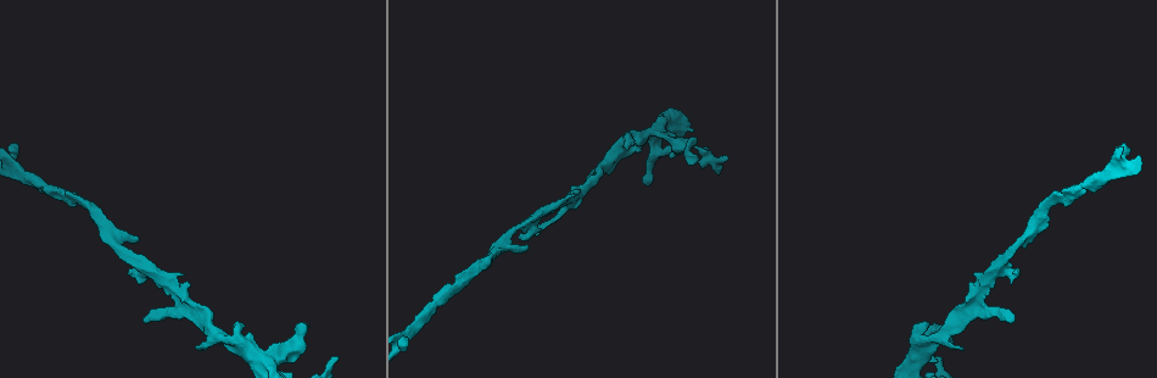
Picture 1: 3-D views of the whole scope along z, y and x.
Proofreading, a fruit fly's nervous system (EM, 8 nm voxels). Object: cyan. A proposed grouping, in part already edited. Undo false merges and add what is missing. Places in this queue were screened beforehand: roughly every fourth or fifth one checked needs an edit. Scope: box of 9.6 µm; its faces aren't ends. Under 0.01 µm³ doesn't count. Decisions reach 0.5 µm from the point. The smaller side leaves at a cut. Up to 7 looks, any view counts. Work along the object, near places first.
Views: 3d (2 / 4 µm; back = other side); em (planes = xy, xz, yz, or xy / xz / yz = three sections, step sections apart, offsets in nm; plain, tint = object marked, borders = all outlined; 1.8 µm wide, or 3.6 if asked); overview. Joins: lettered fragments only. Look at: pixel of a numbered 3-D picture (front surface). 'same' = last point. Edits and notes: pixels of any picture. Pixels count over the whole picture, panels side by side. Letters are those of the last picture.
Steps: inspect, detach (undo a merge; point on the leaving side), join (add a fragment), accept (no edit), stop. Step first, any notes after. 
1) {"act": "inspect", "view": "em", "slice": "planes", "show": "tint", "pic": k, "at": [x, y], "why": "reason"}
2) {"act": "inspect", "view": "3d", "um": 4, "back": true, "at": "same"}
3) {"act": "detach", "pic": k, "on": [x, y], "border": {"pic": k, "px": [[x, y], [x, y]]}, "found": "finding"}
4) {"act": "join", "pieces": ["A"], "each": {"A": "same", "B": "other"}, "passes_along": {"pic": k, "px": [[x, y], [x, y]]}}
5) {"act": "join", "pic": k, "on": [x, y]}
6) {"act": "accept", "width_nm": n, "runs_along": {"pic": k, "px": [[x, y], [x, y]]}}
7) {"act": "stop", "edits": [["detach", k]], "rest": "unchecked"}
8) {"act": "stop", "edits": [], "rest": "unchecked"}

{"act": "inspect", "view": "3d", "um": 2, "pic": 1, "at": [238, 340], "why": "branch point"}

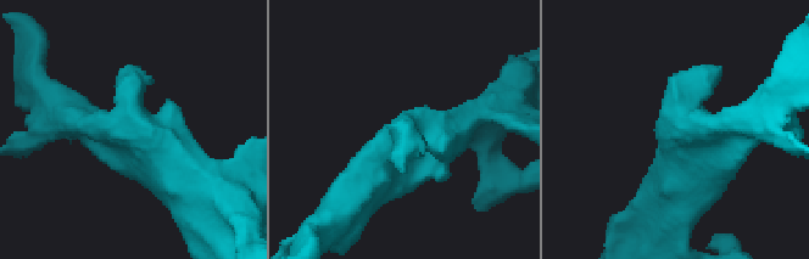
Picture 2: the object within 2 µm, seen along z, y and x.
{"act": "inspect", "view": "em", "slice": "xy", "step": 16, "show": "tint", "pic": 2, "at": [132, 123], "why": "now the EM"}

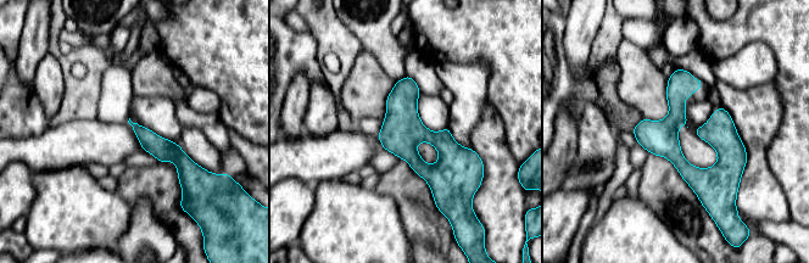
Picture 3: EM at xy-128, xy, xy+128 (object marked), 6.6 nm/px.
{"act": "inspect", "view": "em", "slice": "yz", "step": 16, "show": "borders", "at": "same", "why": "cut it another way"}

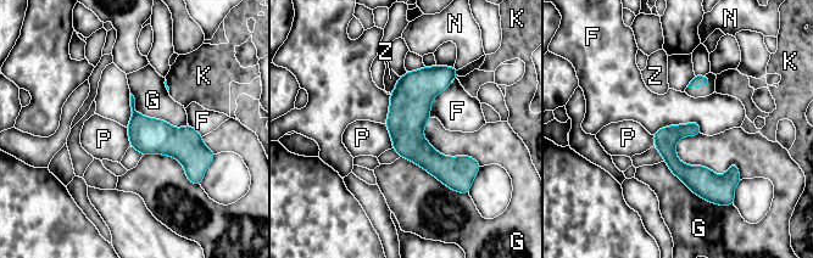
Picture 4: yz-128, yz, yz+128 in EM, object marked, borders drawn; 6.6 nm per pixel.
{"act": "accept", "width_nm": 140, "each": {"F": "other", "G": "other", "K": "other", "N": "other", "P": "other", "Z": "other"}, "border": {"pic": 4, "px": [[385, 123], [393, 147]]}, "found": "continuous, no second neuron"}

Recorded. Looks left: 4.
{"act": "inspect", "view": "em", "slice": "planes", "show": "borders", "pic": 1, "at": [725, 156], "why": "long arm stops here"}

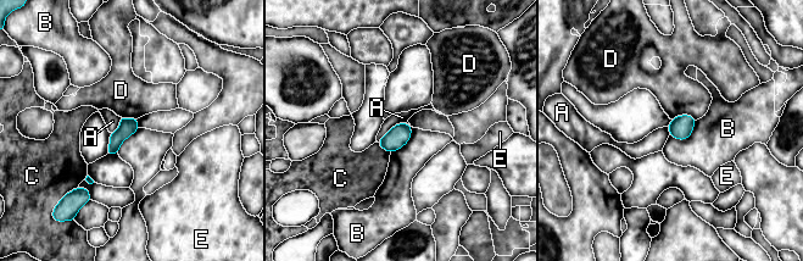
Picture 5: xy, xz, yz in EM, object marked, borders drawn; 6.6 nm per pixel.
{"act": "accept", "each": {"A": "other", "B": "other", "C": "other", "D": "other", "E": "other"}, "border": {"pic": 5, "px": [[406, 121], [394, 125], [377, 142]]}, "found": "no lettered fragment goes on from it"}

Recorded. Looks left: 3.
{"act": "inspect", "view": "em", "slice": "xz", "step": 8, "show": "tint", "pic": 1, "at": [529, 221], "why": "branch point"}

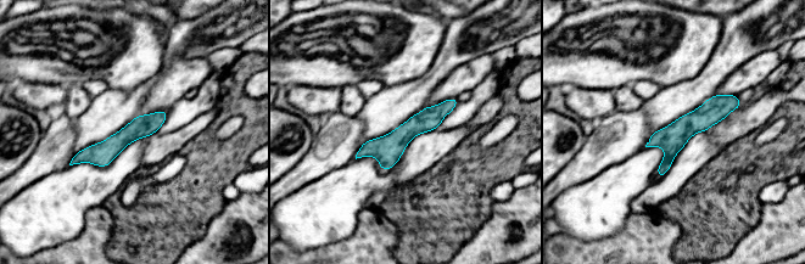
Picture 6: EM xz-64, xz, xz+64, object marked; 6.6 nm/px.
{"act": "inspect", "view": "em", "slice": "xz", "step": 8, "show": "borders", "at": "same"}

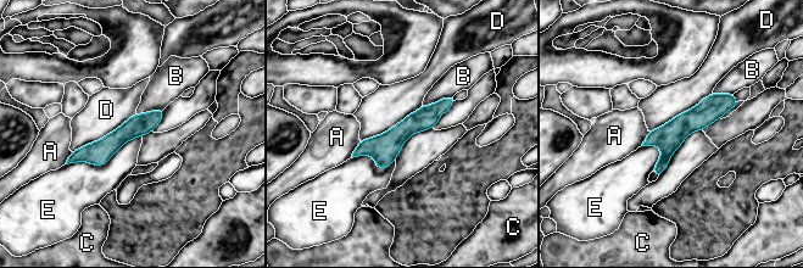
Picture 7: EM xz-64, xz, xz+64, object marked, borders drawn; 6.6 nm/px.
{"act": "accept", "width_nm": 140, "each": {"A": "other", "B": "other", "C": "other", "D": "other", "E": "other"}, "runs_along": {"pic": 7, "px": [[450, 100], [385, 148], [357, 152]]}, "found": "continuous, no second neuron"}

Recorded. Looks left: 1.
{"act": "stop", "edits": [], "rest": "unchecked"}

